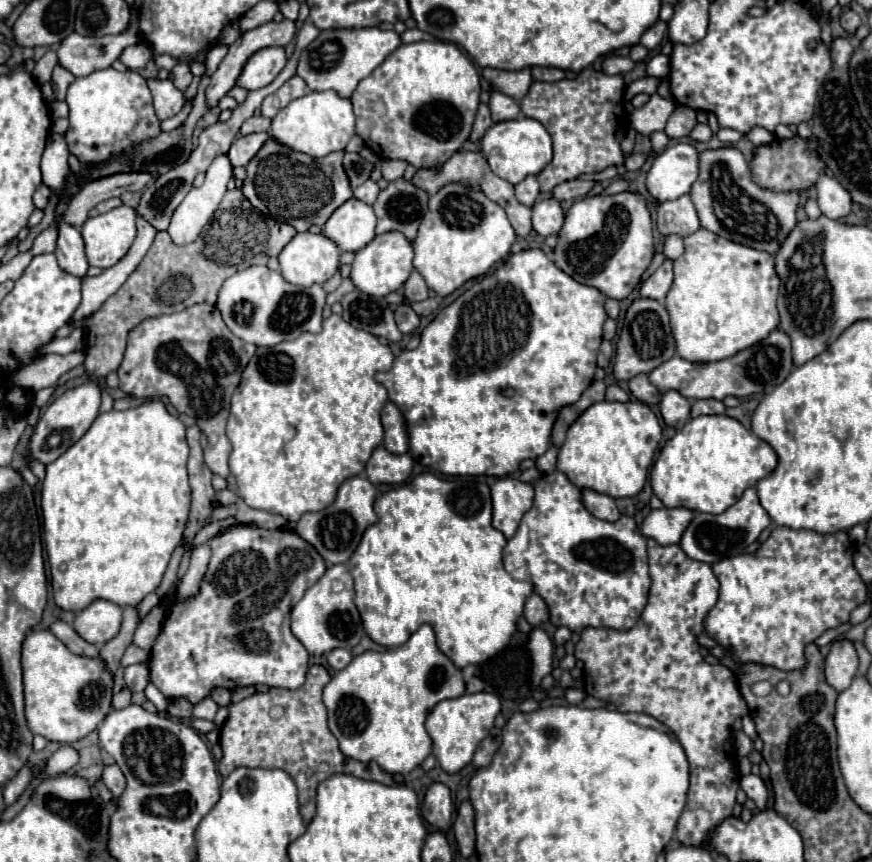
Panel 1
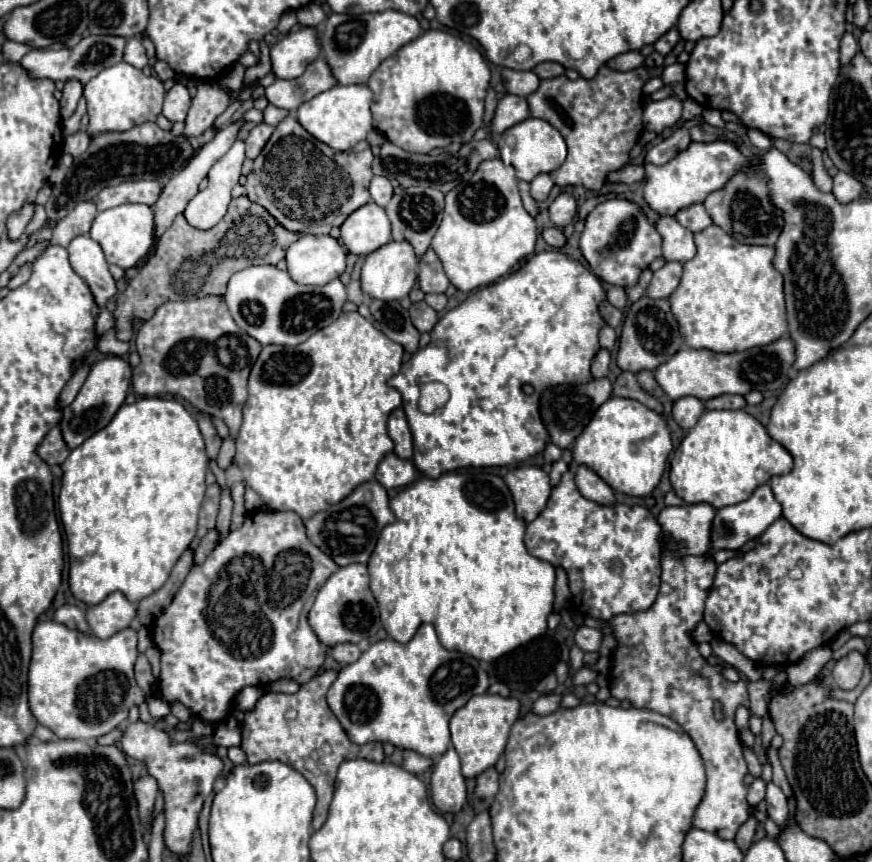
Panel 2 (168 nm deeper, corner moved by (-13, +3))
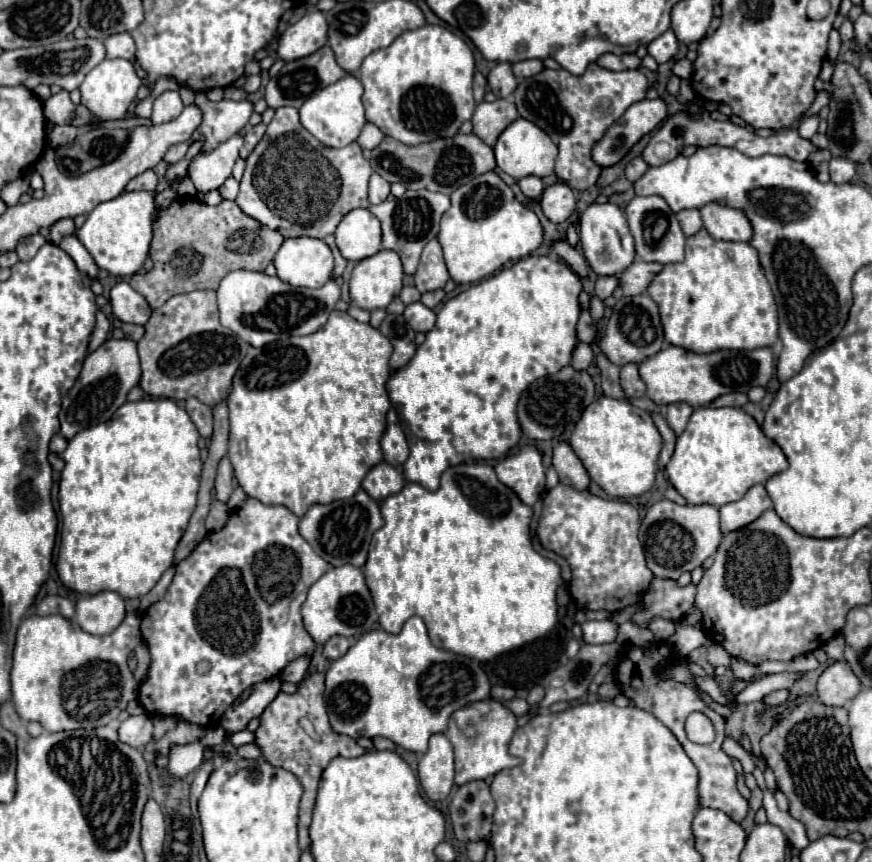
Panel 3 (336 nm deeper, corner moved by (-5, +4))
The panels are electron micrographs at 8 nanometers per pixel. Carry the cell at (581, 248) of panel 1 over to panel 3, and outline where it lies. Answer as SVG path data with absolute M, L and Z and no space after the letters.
M592 204L580 218L580 244L590 268L598 276L612 276L624 272L634 262L634 238L628 230L624 212L616 204Z

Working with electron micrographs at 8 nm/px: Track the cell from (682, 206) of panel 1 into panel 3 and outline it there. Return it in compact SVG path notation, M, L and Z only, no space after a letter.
M680 210L676 216L678 216L682 232L686 236L692 236L702 228L702 220L700 220L700 212L698 210Z

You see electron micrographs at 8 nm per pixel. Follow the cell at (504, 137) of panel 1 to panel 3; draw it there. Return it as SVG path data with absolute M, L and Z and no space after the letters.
M518 118L514 120L498 138L496 146L494 146L494 154L496 154L496 164L500 170L504 170L506 174L510 174L512 178L520 180L524 176L550 176L554 172L554 162L558 156L558 148L554 146L554 142L550 140L550 136L534 126L530 120Z

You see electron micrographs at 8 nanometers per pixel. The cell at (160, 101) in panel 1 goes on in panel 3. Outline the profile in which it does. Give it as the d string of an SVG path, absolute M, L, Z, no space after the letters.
M166 90L166 92L162 92L154 100L154 108L152 108L150 122L152 124L170 122L170 120L178 118L178 114L182 114L182 108L184 108L184 104L180 100L180 94L178 92L172 92L172 90Z

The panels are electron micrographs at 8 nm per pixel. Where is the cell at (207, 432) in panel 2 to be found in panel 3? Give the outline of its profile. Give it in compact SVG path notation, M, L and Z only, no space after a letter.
M188 398L186 400L186 412L190 414L200 436L210 438L212 436L212 408L198 402L198 398Z

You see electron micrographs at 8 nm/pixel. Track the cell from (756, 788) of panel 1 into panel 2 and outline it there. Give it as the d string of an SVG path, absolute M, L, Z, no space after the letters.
M766 783L766 803L768 803L768 815L776 821L778 827L784 827L788 821L788 803L782 789L774 783Z

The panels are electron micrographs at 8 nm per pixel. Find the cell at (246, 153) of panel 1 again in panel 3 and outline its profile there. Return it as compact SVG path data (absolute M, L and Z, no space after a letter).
M258 124L258 126L254 126L250 132L246 132L244 134L244 146L242 146L242 150L240 150L240 158L248 158L250 156L250 152L254 150L254 146L262 140L262 136L264 136L264 132L266 132L266 124Z

